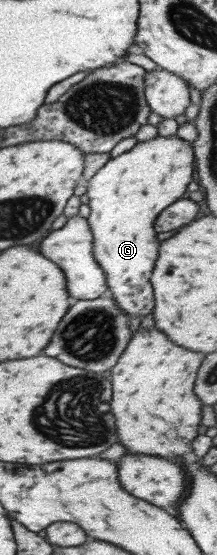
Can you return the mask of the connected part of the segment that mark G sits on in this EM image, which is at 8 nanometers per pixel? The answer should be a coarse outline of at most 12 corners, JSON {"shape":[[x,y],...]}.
{"shape":[[157,134],[86,182],[92,256],[134,326],[152,310],[154,220],[192,182]]}

